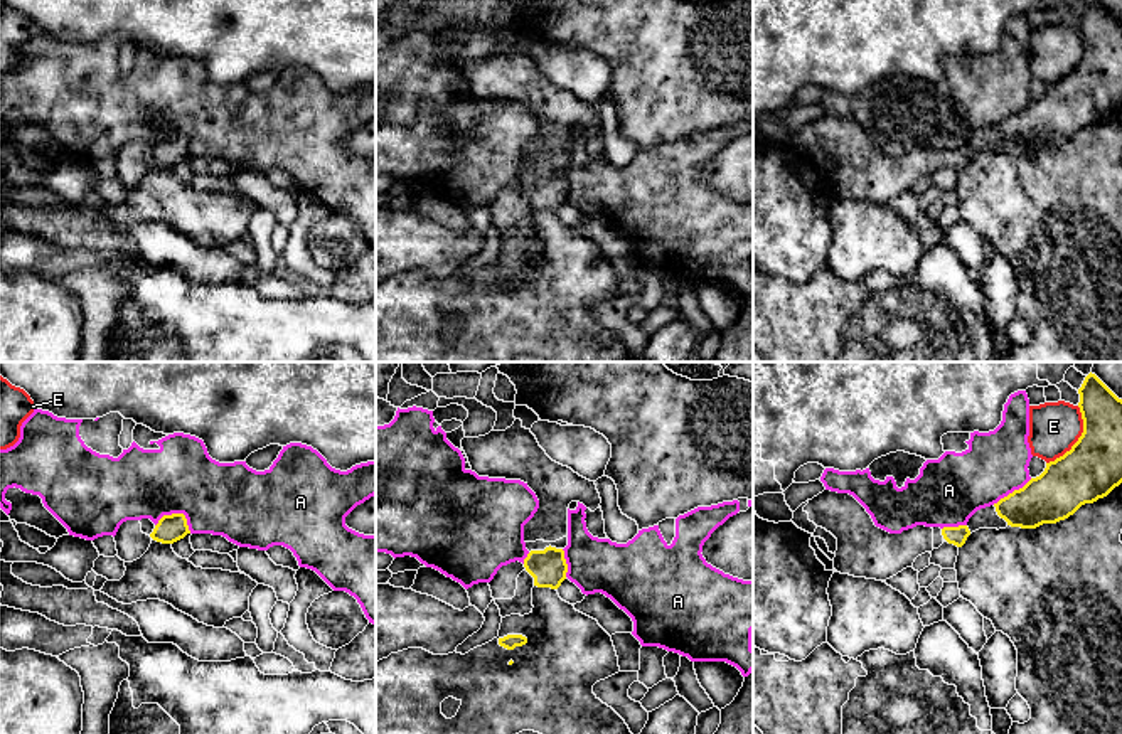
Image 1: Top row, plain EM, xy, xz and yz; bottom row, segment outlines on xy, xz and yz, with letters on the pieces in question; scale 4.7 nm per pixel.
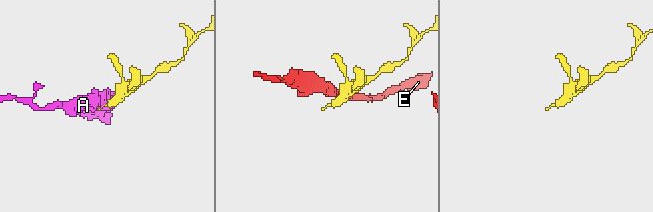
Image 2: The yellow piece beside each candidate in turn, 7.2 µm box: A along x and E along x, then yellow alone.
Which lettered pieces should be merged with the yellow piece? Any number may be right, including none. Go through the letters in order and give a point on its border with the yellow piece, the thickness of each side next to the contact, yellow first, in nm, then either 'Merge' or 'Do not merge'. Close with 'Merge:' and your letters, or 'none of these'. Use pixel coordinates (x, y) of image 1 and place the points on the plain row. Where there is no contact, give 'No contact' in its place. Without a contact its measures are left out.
A: Touches yellow at xy (177, 137). Thickness 130 nm (yellow) against 360 nm. Do not merge
E: Touches yellow at yz (1079, 63). Thickness 280 nm (yellow) against 240 nm. Do not merge
Merge: none of these

